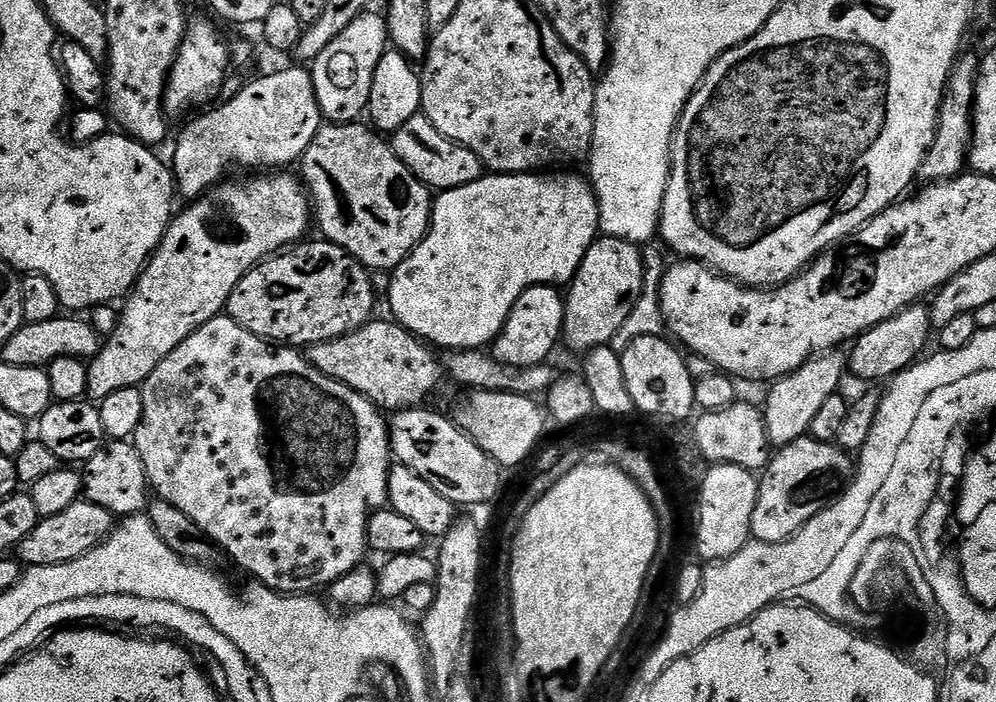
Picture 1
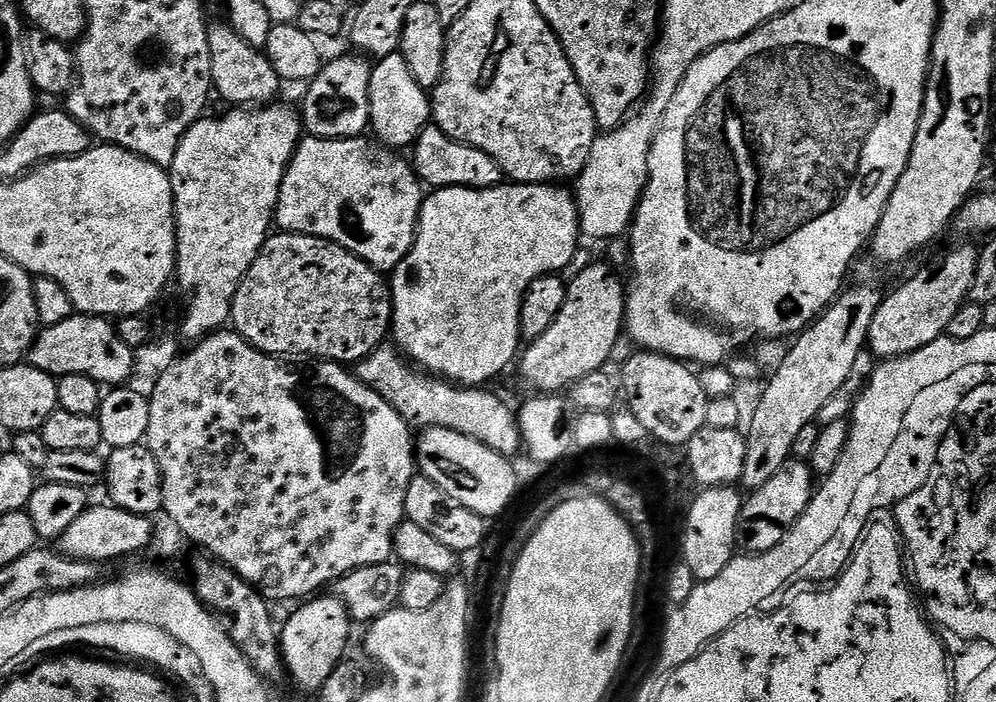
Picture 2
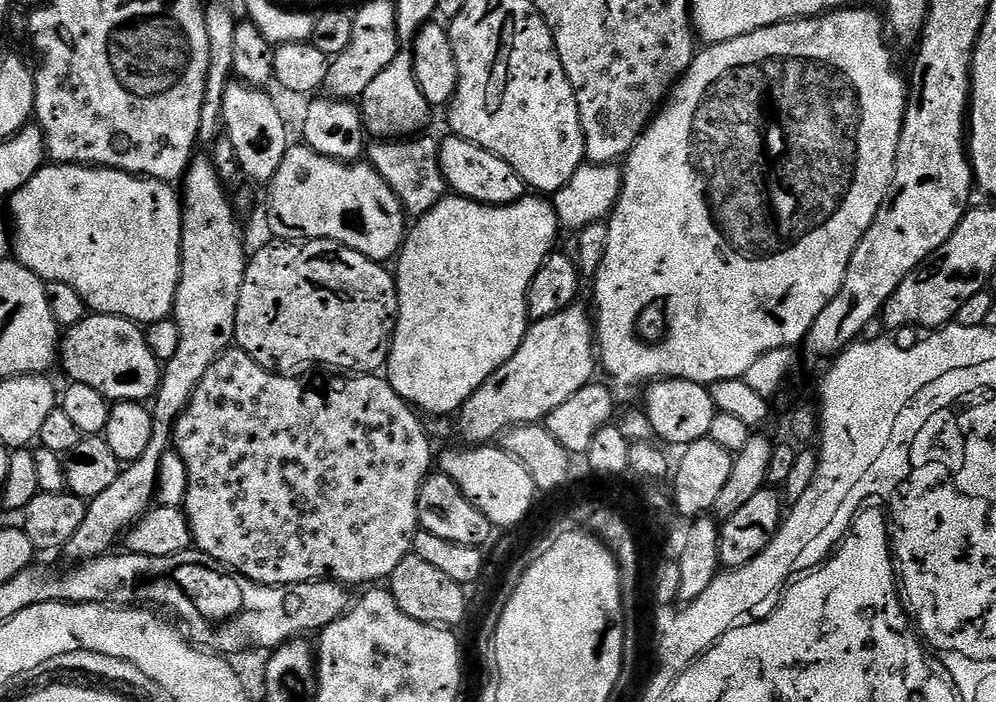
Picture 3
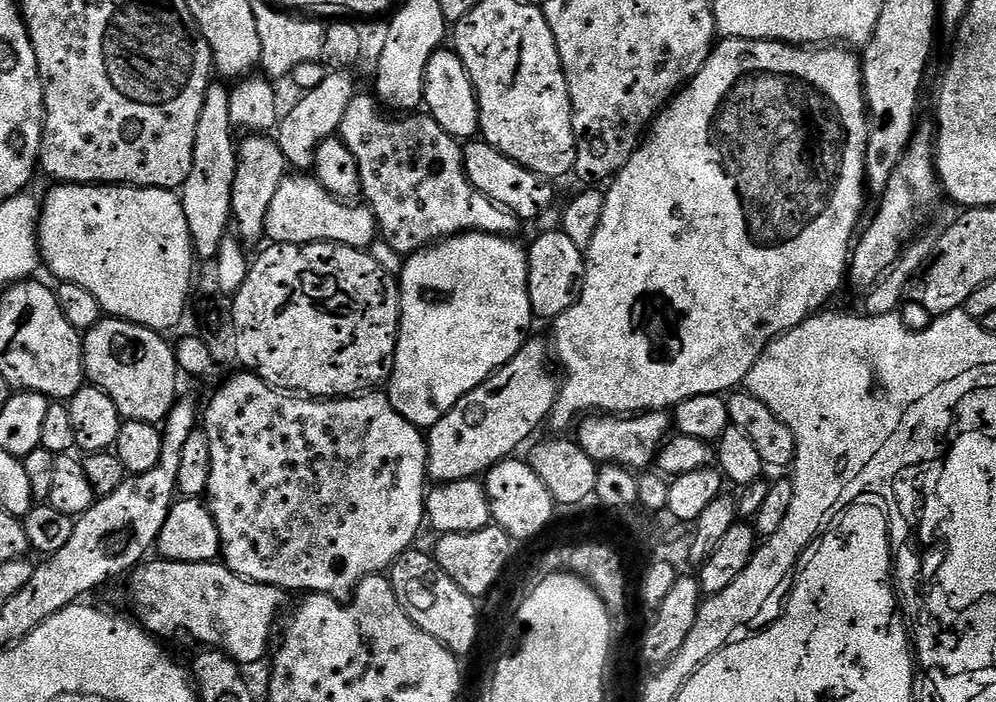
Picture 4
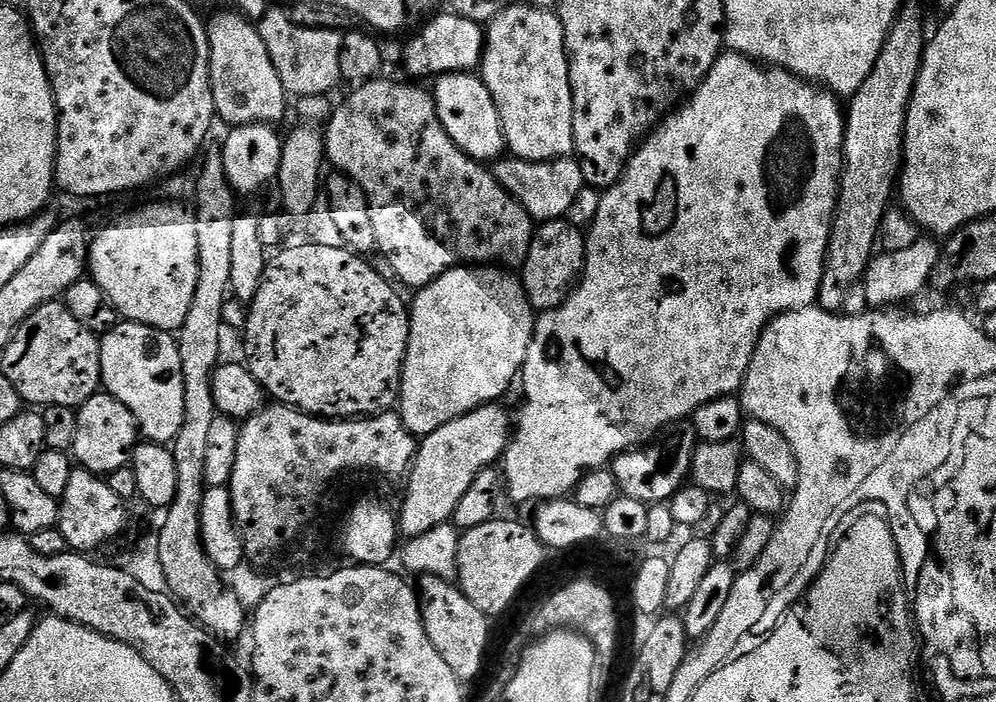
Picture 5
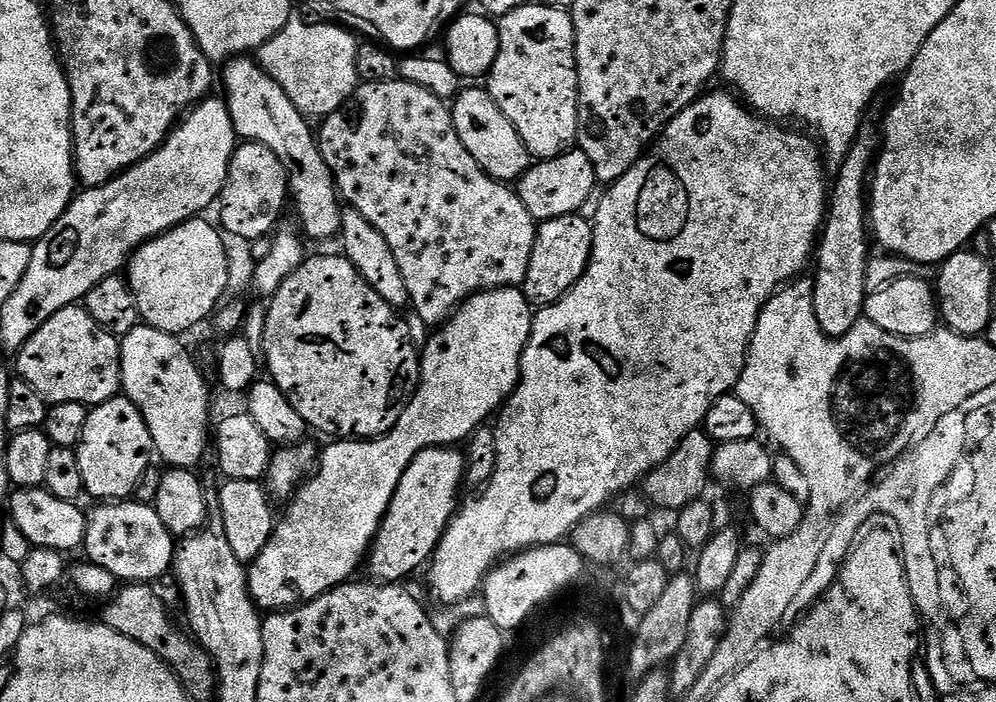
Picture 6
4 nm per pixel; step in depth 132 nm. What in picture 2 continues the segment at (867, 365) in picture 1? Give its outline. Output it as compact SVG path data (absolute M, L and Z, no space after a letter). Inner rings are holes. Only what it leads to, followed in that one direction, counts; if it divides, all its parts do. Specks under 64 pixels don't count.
M972 242L960 244L953 252L945 254L941 260L936 260L933 264L925 266L921 272L916 272L905 284L900 284L892 293L885 295L880 301L878 310L874 314L874 322L870 322L868 331L867 351L873 352L877 361L896 360L899 356L909 356L922 346L930 346L930 342L941 339L947 333L950 321L954 319L954 314L971 297L972 286L974 284L974 274L978 270L980 253L977 245Z

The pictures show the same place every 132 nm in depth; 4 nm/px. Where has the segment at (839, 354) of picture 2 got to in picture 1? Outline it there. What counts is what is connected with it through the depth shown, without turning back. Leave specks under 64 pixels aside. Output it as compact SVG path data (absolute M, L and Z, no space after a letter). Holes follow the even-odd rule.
M833 350L807 360L801 368L775 381L768 392L768 401L762 404L766 434L769 445L777 449L785 448L790 442L806 435L810 421L818 415L818 409L826 403L826 398L841 391L840 383L848 368L848 357L843 351Z

